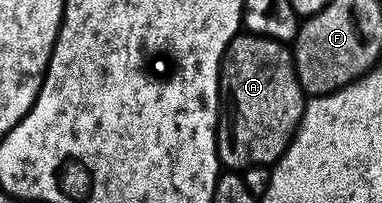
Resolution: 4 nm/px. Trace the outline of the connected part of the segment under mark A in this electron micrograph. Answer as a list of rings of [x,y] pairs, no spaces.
[[[239,32],[224,52],[218,77],[218,97],[218,161],[230,172],[241,172],[250,166],[273,166],[288,148],[302,122],[308,101],[296,76],[293,53],[283,43],[249,32]]]

